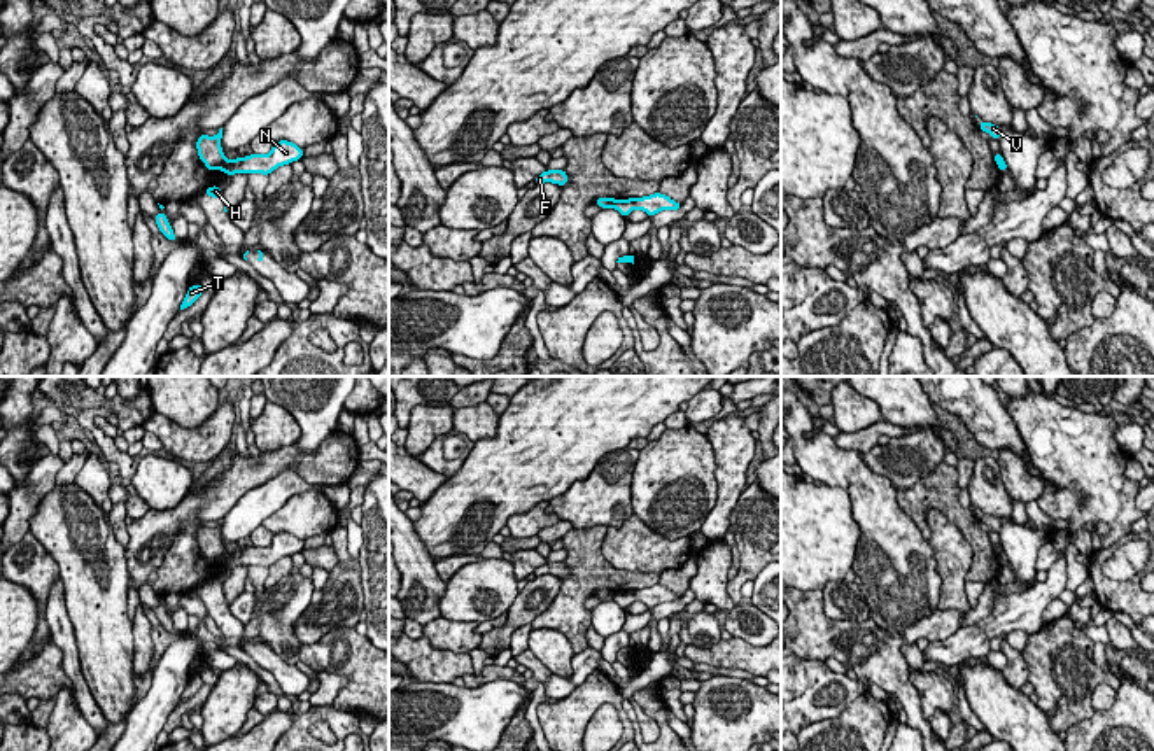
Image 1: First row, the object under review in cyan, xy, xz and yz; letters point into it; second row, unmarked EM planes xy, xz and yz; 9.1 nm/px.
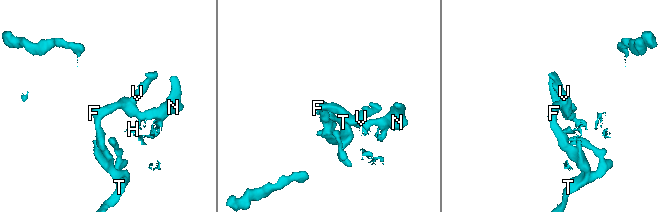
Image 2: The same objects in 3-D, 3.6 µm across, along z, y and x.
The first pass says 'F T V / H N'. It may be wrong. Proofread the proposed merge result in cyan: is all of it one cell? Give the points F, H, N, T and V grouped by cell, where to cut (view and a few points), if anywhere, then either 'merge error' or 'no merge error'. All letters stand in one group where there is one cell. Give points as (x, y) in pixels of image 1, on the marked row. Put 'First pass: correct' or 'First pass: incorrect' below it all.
groups F T V / H N; cut xy (226, 160), (219, 168); merge error
First pass: correct

